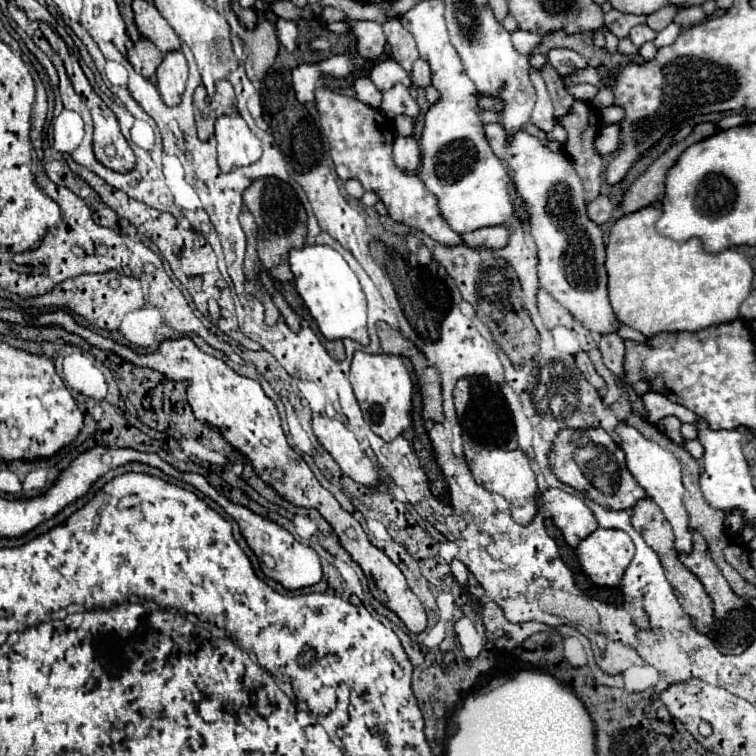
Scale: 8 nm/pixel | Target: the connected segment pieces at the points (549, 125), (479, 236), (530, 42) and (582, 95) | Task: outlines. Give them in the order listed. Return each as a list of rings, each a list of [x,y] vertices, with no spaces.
[[[529,73],[531,75],[531,81],[537,89],[537,103],[533,107],[533,115],[531,115],[531,123],[537,125],[543,133],[551,133],[553,131],[553,125],[555,125],[555,119],[553,119],[553,105],[551,105],[551,99],[549,99],[549,93],[545,89],[545,81],[539,73]]]
[[[499,225],[499,227],[483,227],[473,233],[461,235],[463,243],[471,249],[501,249],[507,245],[509,229]]]
[[[513,31],[513,33],[511,33],[511,39],[513,39],[513,45],[517,47],[517,51],[529,57],[529,55],[537,49],[537,45],[539,45],[539,41],[541,41],[541,35],[523,33],[523,31]]]
[[[577,85],[575,89],[569,89],[569,93],[573,93],[573,97],[575,97],[575,99],[581,99],[581,101],[589,103],[589,101],[593,101],[593,99],[595,99],[597,89],[595,89],[593,85]]]

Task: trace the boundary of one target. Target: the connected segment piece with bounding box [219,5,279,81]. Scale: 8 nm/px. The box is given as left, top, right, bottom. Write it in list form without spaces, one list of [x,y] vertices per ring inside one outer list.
[[[229,5],[221,7],[219,11],[227,19],[227,23],[231,25],[231,31],[245,41],[245,49],[249,51],[249,55],[247,55],[249,79],[251,81],[263,79],[263,75],[275,63],[275,57],[277,57],[279,41],[277,41],[275,25],[271,21],[261,21],[261,23],[257,23],[257,27],[253,31],[249,31],[249,29],[239,25],[239,21]]]

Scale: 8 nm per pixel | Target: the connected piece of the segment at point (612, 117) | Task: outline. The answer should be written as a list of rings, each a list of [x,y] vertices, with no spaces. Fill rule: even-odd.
[[[605,107],[599,111],[599,119],[603,125],[615,125],[623,121],[623,111],[619,107]]]

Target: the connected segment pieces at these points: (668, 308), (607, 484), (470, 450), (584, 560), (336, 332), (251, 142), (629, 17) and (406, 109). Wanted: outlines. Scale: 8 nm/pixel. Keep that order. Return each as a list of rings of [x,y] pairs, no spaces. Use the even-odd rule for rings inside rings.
[[[647,207],[639,213],[625,215],[617,219],[611,227],[607,243],[607,275],[609,275],[609,299],[617,319],[645,337],[655,337],[659,333],[683,333],[701,331],[709,325],[727,323],[739,317],[739,307],[751,293],[753,269],[743,253],[735,249],[725,249],[721,253],[707,253],[699,239],[689,239],[687,243],[675,243],[657,233],[655,223],[661,217],[661,209]]]
[[[563,427],[557,433],[557,439],[553,441],[553,449],[549,453],[549,467],[561,483],[571,485],[573,489],[581,491],[585,497],[593,499],[605,509],[631,509],[637,501],[647,497],[645,491],[627,471],[621,447],[609,437],[607,431],[599,427]]]
[[[465,377],[463,381],[459,381],[459,385],[455,385],[453,397],[463,429],[463,449],[467,465],[481,487],[507,499],[511,515],[519,525],[529,525],[537,513],[535,473],[529,467],[525,453],[517,447],[513,415],[509,407],[505,405],[503,397],[491,389],[499,387],[491,385],[485,377]]]
[[[597,529],[577,547],[583,571],[597,587],[617,587],[635,555],[631,537],[619,529]]]
[[[305,245],[303,249],[291,251],[289,265],[295,273],[295,289],[301,295],[311,317],[317,321],[317,327],[325,335],[325,339],[353,339],[361,345],[367,345],[367,301],[365,293],[361,291],[359,279],[347,265],[347,261],[327,245]]]
[[[223,115],[215,121],[219,167],[223,173],[253,165],[261,157],[261,141],[251,133],[241,115]]]
[[[611,9],[609,13],[605,13],[605,25],[611,29],[611,33],[615,33],[619,39],[629,35],[629,29],[645,23],[645,15],[633,15],[633,13],[621,13],[617,9]]]
[[[395,85],[387,93],[383,93],[383,103],[379,107],[387,117],[397,117],[397,115],[407,115],[413,121],[419,117],[419,103],[407,93],[403,85]]]

